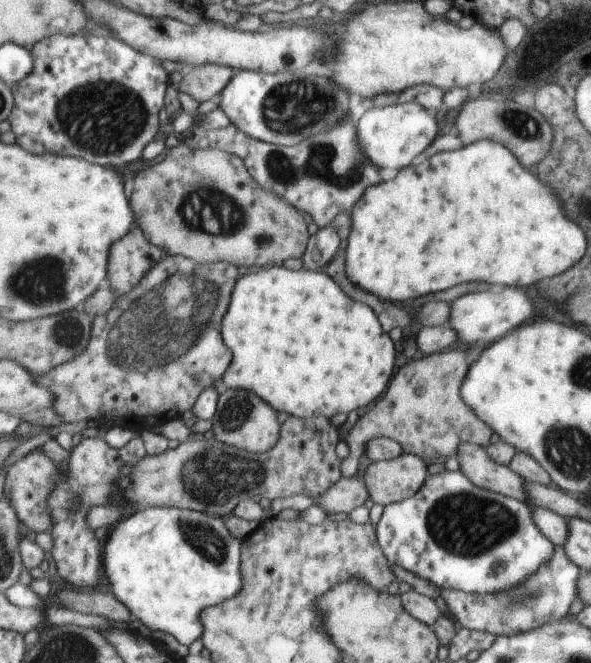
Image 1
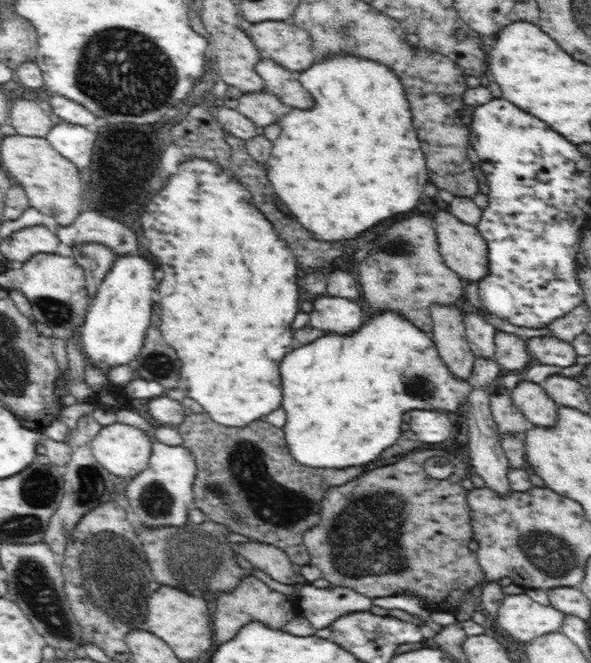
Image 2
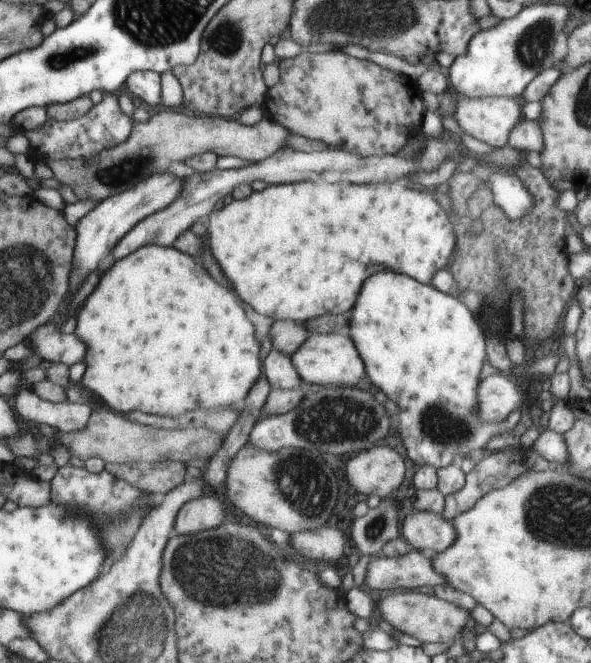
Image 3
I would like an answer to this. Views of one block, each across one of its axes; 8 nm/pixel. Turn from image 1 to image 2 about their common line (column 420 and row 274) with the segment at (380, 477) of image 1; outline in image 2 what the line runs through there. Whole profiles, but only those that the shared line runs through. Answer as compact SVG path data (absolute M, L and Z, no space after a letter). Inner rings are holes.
M439 209L433 216L436 222L436 237L439 245L439 252L445 264L456 272L460 279L467 284L476 282L488 276L490 265L488 265L488 246L483 240L480 232L474 225L463 223L446 210Z

